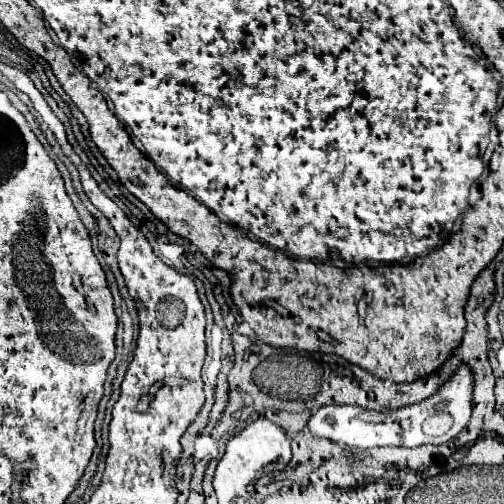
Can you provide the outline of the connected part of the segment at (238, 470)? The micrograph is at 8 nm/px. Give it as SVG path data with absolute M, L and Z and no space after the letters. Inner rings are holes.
M259 417L257 421L253 421L251 425L247 425L239 433L235 433L227 441L227 451L219 459L219 465L215 469L213 489L217 493L217 499L219 501L237 501L237 497L247 493L249 481L255 481L263 475L271 475L275 471L283 471L285 465L291 461L291 441L291 435L265 417Z

